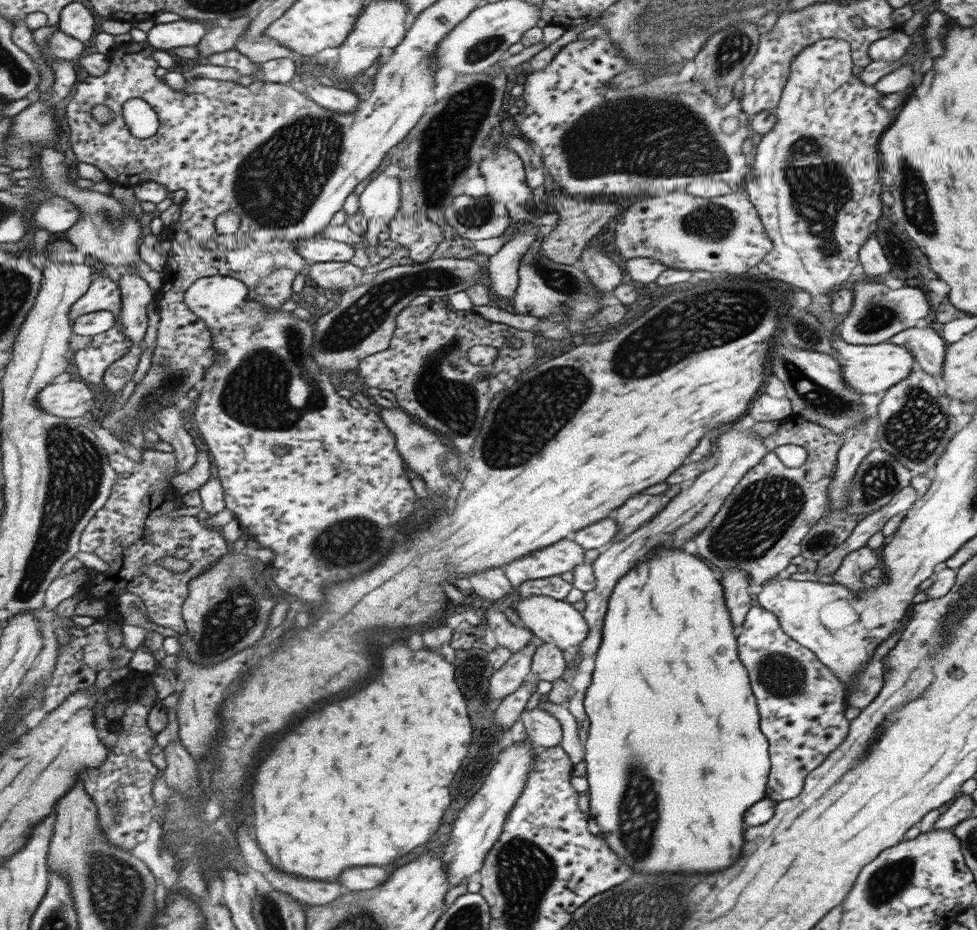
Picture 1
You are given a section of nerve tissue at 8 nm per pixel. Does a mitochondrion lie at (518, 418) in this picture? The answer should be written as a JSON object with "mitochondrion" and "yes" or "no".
{"mitochondrion":"yes"}

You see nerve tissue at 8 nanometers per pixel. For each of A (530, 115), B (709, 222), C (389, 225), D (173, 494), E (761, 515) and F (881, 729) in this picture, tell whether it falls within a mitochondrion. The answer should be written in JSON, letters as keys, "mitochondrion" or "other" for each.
{"A":"other","B":"mitochondrion","C":"other","D":"other","E":"mitochondrion","F":"mitochondrion"}

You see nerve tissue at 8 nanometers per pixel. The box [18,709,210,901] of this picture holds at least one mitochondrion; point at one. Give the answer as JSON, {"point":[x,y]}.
{"point":[115,802]}

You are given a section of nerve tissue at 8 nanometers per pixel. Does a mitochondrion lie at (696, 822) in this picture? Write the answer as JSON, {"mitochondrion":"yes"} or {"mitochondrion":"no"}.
{"mitochondrion":"no"}

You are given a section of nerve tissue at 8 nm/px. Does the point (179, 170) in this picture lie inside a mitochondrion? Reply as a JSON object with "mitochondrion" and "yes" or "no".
{"mitochondrion":"no"}

